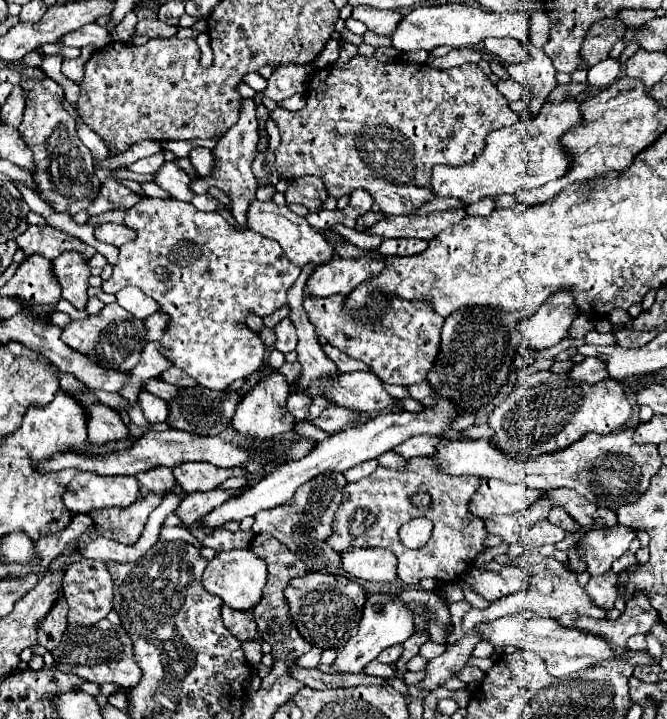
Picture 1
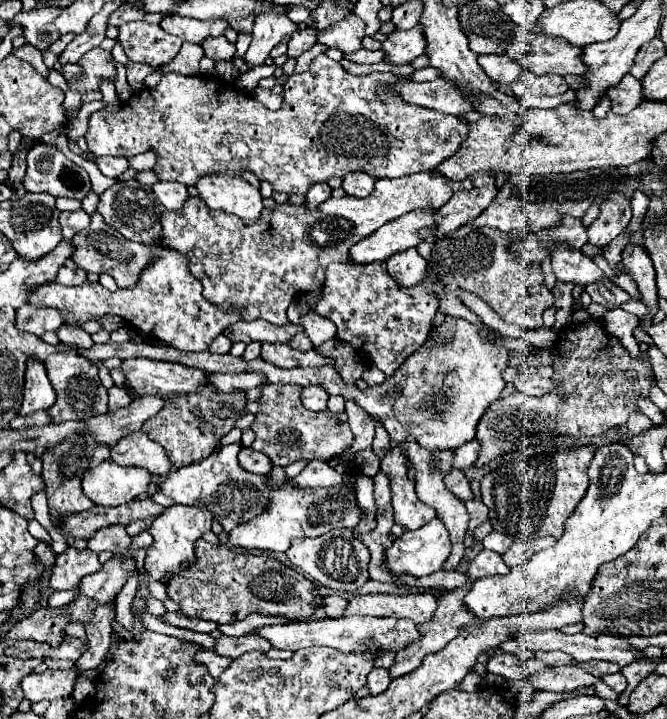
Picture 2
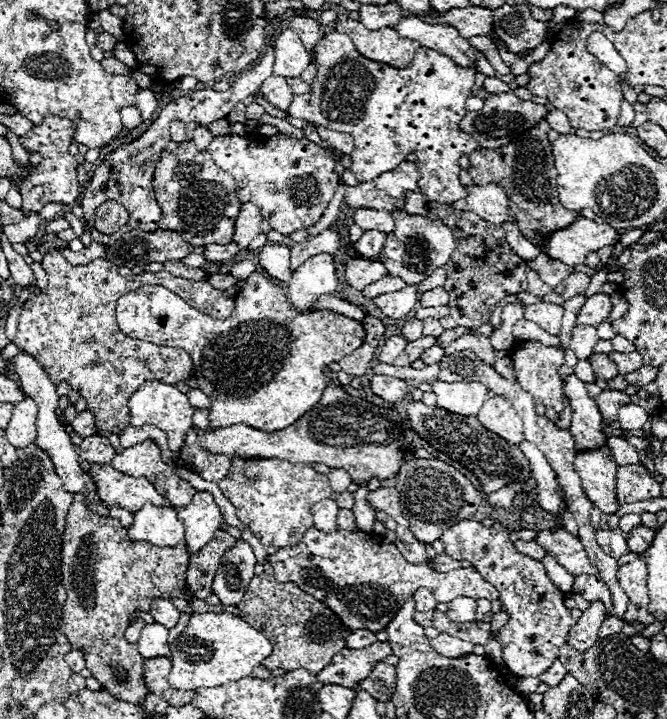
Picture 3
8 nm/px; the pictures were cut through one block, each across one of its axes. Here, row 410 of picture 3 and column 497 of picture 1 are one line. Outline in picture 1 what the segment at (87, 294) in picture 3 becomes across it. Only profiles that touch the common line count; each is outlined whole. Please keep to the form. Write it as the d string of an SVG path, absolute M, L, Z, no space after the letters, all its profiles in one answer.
M356 54L344 68L336 68L336 66L326 66L322 70L316 70L310 80L308 80L308 94L306 94L306 106L298 112L290 112L284 108L274 108L270 112L270 118L276 122L278 132L280 132L280 146L276 148L276 170L280 176L284 178L300 178L300 176L316 176L324 182L326 192L330 198L340 198L346 196L358 188L366 190L374 202L380 206L382 212L388 214L402 214L402 216L410 216L410 212L418 210L424 202L428 202L428 182L430 182L430 174L432 174L432 166L436 164L452 164L452 166L460 166L464 162L470 162L472 158L476 158L476 154L480 154L480 150L484 148L484 138L492 132L492 130L500 130L504 126L512 126L514 122L520 120L518 112L512 112L508 108L508 100L496 90L496 86L488 80L488 76L476 66L476 64L462 64L458 68L450 68L450 70L436 70L430 66L420 66L418 64L406 64L406 62L380 62L374 56L366 58Z

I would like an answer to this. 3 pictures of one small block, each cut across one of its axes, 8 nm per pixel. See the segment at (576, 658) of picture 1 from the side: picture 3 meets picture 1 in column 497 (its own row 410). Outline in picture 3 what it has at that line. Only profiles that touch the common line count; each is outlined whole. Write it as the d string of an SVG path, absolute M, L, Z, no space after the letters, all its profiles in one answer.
M626 404L618 412L618 424L624 430L640 430L646 424L646 420L648 420L648 412L636 404Z

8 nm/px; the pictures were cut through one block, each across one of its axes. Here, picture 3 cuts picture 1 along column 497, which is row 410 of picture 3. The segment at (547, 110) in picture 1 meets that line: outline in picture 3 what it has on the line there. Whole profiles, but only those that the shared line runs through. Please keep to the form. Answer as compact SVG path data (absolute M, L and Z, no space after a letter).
M144 382L132 394L128 406L130 406L130 414L132 414L132 424L134 426L144 426L144 424L158 426L160 430L166 432L172 452L178 452L182 448L186 432L192 428L192 416L194 416L196 408L188 402L186 394L182 394L176 386L164 384L164 382Z

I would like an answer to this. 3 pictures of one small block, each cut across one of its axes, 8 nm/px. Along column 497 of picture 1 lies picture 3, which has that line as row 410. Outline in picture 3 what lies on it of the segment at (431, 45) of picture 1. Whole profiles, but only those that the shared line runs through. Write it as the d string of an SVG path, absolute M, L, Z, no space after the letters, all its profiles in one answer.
M24 398L22 402L14 404L12 418L6 428L6 438L16 448L26 448L28 444L34 444L36 440L36 402L32 398Z

